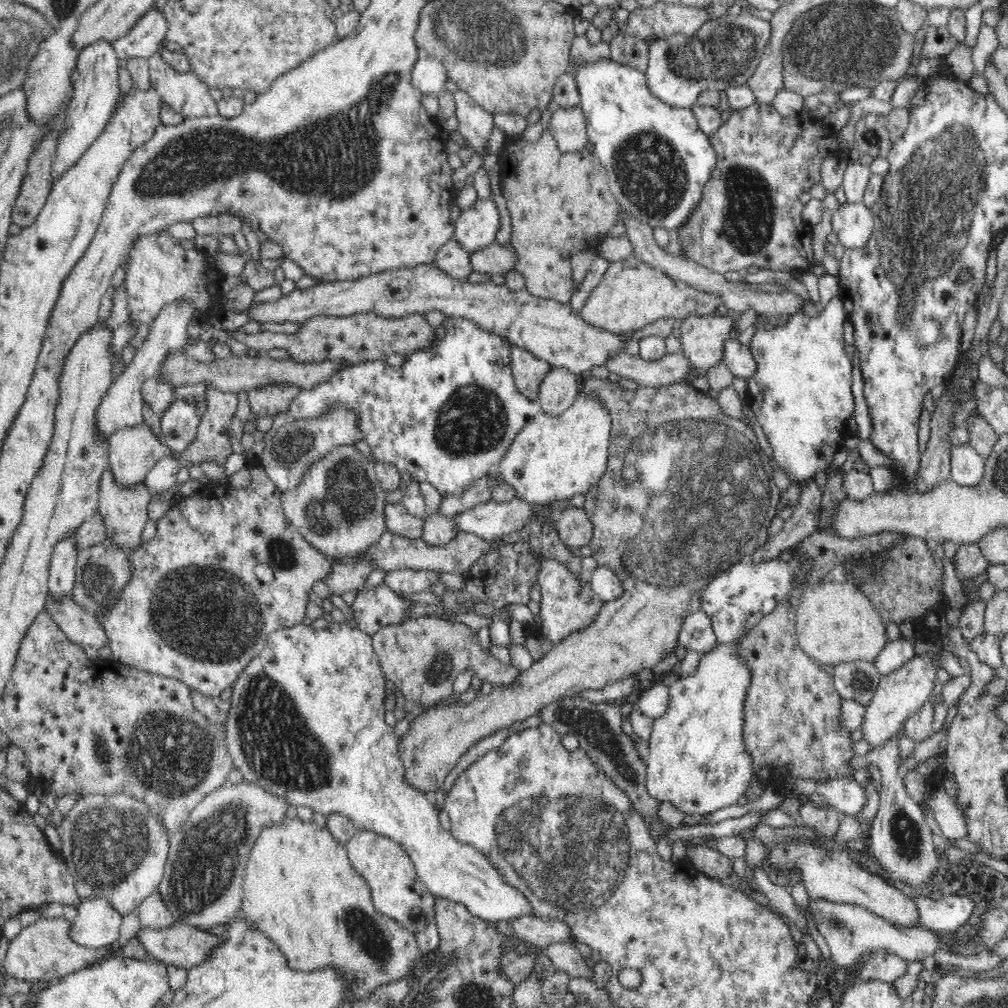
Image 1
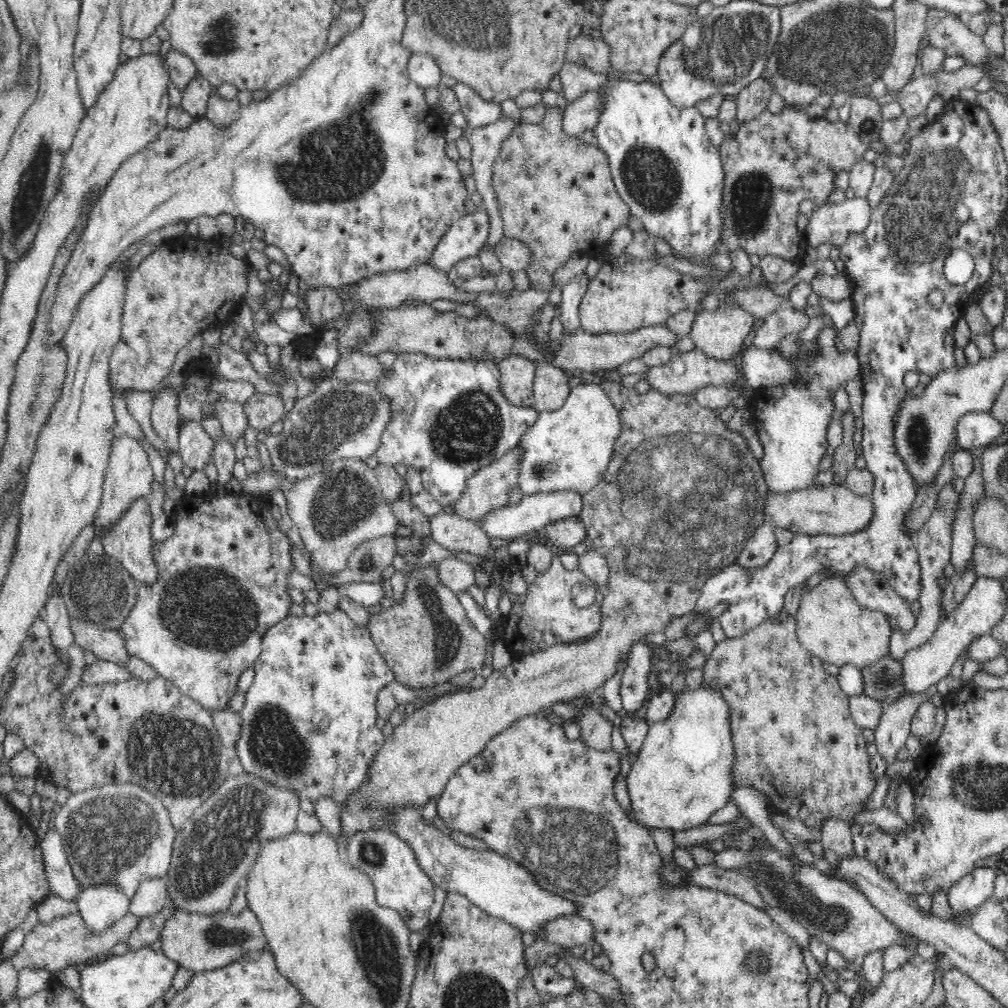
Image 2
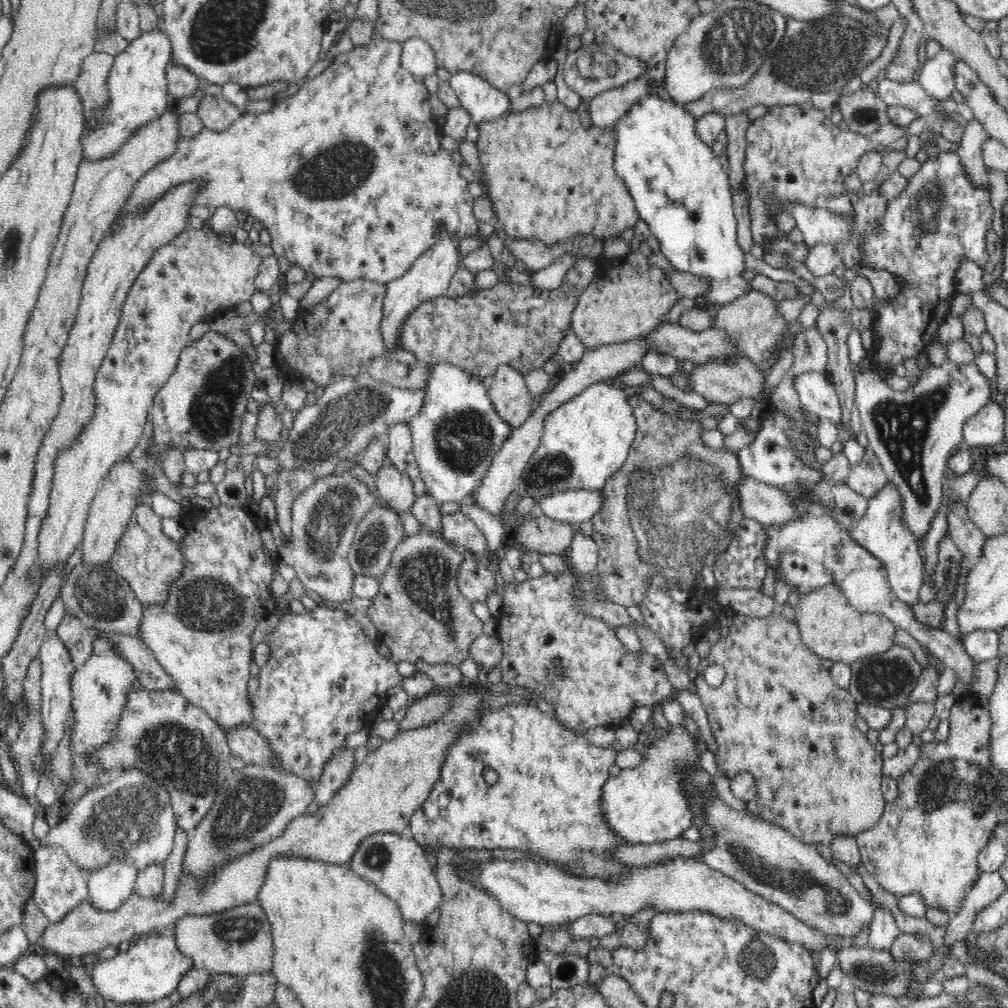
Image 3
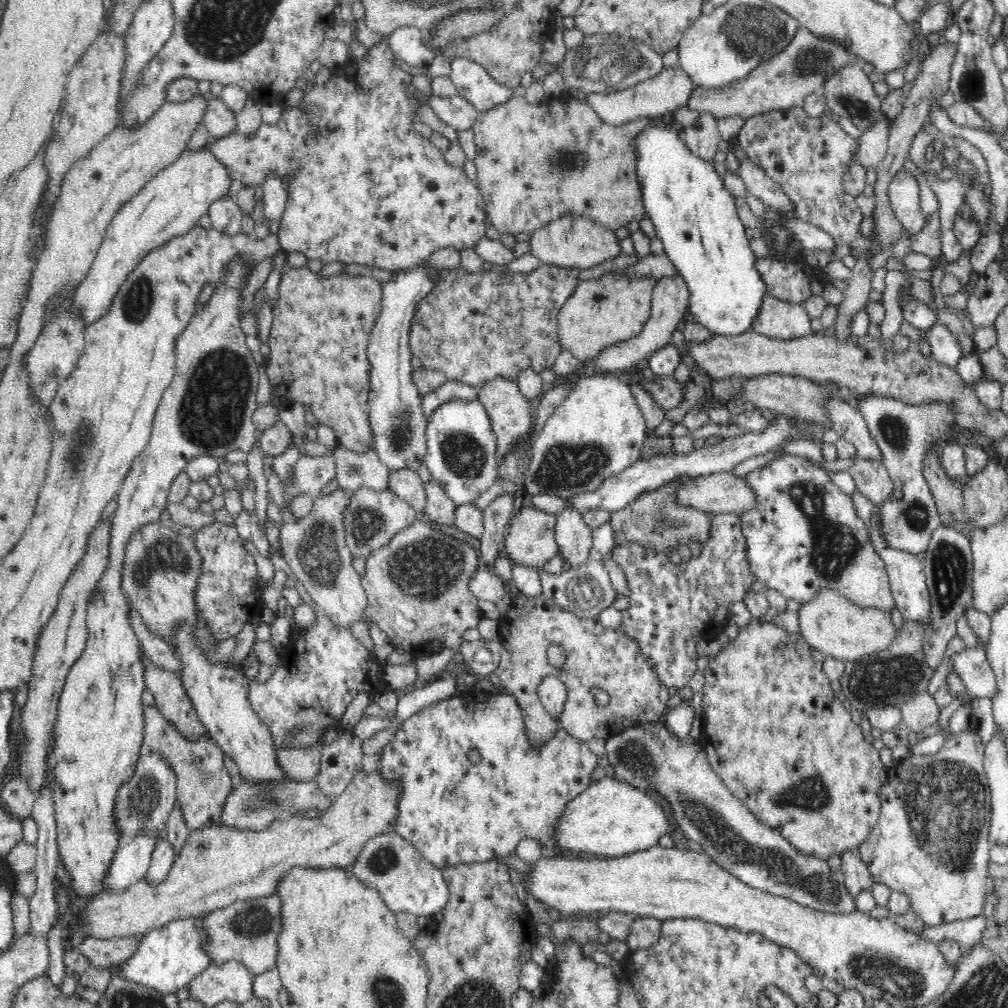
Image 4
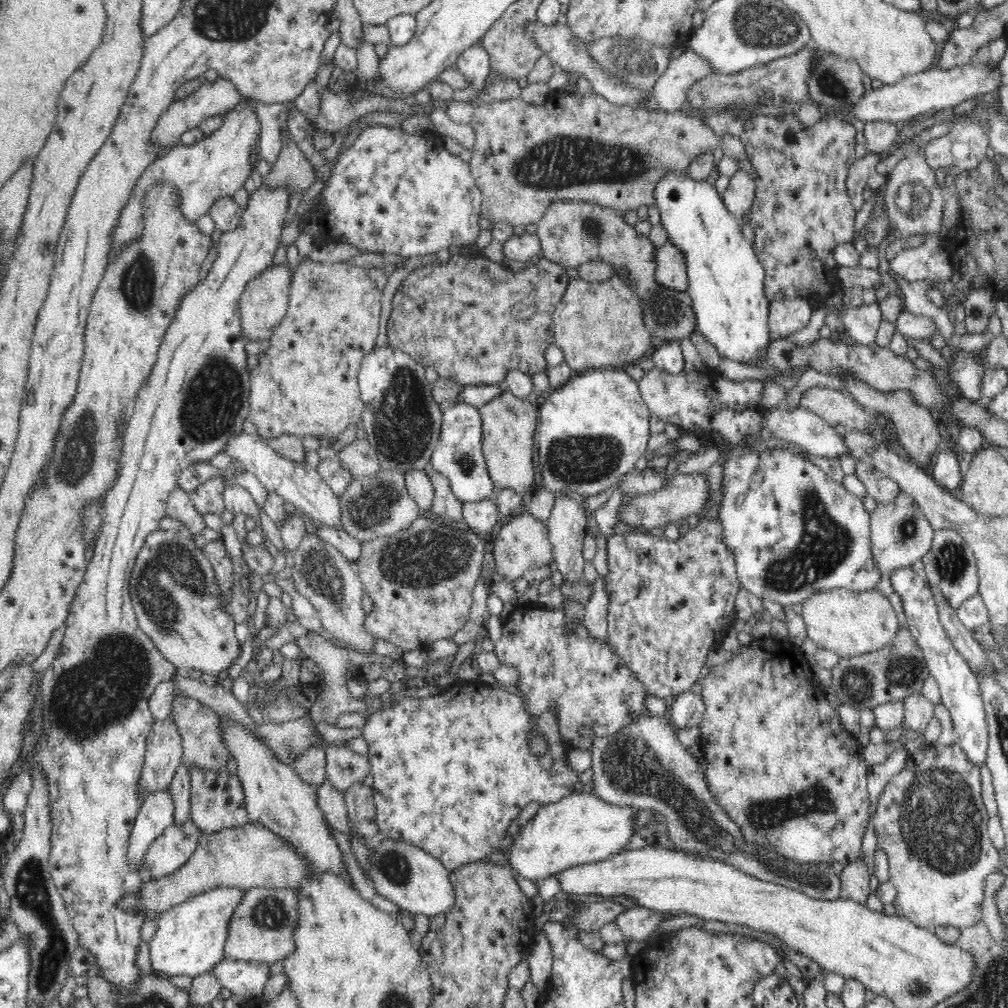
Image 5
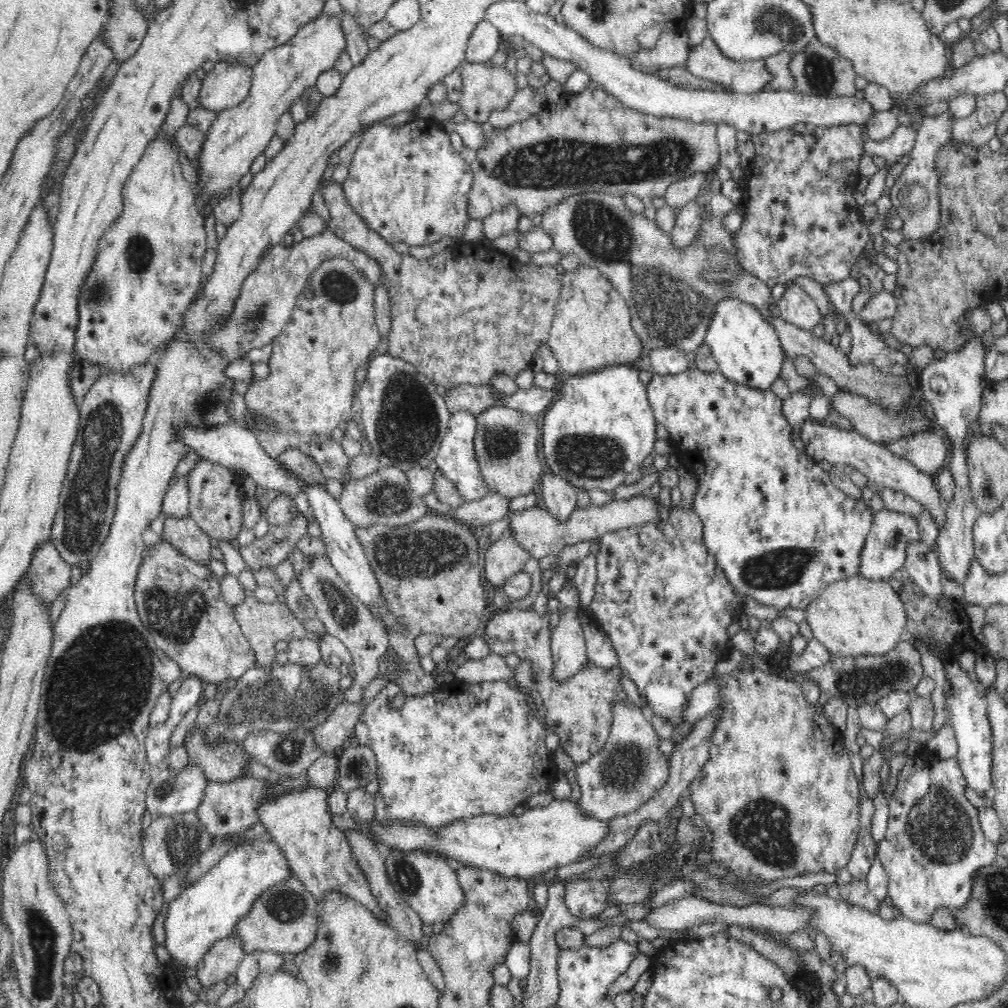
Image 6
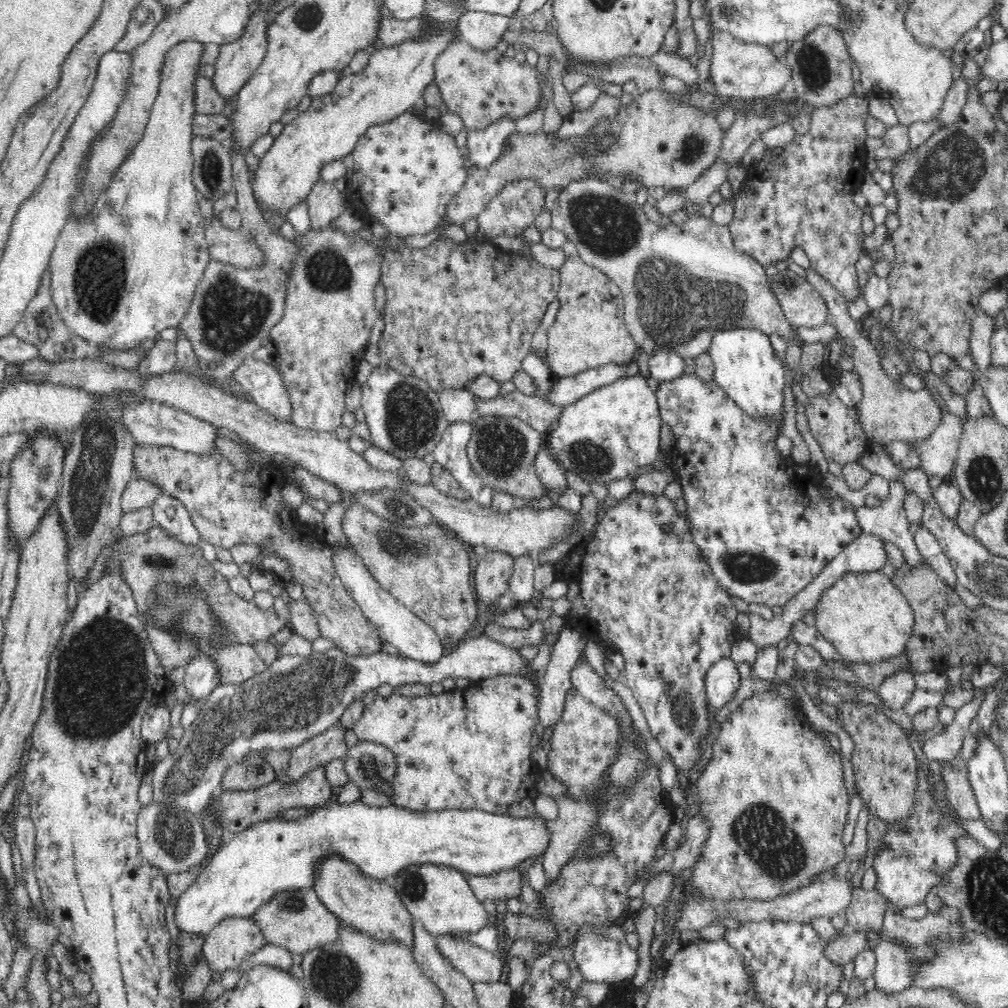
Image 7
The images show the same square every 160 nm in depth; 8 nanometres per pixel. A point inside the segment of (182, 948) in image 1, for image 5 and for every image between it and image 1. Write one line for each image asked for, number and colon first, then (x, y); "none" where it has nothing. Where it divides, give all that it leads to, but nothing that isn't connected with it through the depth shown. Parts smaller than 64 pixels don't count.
2: (197, 942)
3: (239, 941)
4: (246, 932)
5: (262, 928)

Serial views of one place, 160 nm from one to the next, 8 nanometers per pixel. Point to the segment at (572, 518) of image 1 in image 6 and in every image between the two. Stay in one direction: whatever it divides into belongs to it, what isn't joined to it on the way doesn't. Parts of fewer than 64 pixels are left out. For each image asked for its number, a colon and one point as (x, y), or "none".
2: (569, 532)
3: (551, 537)
4: (531, 541)
5: (522, 545)
6: (504, 558)

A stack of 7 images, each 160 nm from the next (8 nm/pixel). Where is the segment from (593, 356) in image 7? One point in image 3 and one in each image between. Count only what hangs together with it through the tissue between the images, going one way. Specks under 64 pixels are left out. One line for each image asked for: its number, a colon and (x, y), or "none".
3: (629, 297)
4: (614, 308)
5: (596, 325)
6: (591, 329)

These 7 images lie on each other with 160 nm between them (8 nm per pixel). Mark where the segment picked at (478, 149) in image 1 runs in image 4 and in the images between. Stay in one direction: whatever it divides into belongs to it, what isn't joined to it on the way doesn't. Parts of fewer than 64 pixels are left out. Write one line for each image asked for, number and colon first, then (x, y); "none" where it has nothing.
2: (478, 113)
3: (483, 103)
4: (473, 83)

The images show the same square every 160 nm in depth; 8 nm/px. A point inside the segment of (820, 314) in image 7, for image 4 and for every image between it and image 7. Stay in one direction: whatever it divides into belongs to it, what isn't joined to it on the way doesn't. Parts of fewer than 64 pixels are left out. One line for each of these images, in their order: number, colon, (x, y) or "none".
4: (779, 320)
5: (785, 317)
6: (797, 307)

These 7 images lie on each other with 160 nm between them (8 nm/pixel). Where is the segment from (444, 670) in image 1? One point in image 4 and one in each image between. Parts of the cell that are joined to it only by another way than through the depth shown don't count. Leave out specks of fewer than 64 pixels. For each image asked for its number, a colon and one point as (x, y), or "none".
2: (427, 640)
3: (419, 612)
4: (418, 590)

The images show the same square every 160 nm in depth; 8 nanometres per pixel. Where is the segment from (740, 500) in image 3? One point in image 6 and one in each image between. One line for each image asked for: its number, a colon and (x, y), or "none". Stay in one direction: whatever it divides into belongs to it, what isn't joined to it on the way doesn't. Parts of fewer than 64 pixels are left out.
4: (720, 493)
5: (686, 494)
6: (540, 533)

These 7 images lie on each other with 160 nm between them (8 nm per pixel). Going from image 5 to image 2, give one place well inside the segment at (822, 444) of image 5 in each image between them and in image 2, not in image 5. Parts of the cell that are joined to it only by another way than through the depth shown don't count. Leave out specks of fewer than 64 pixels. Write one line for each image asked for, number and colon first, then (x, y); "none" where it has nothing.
2: (513, 521)
3: (573, 506)
4: (614, 493)

